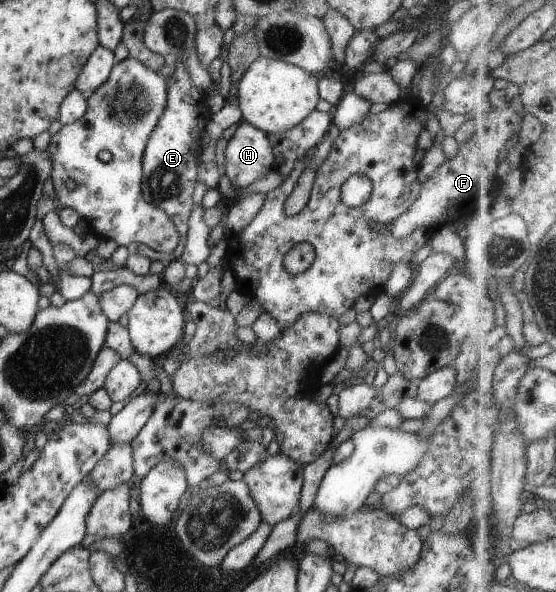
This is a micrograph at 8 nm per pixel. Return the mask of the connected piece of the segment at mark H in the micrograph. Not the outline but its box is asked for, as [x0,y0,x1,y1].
[225,121,271,190]

